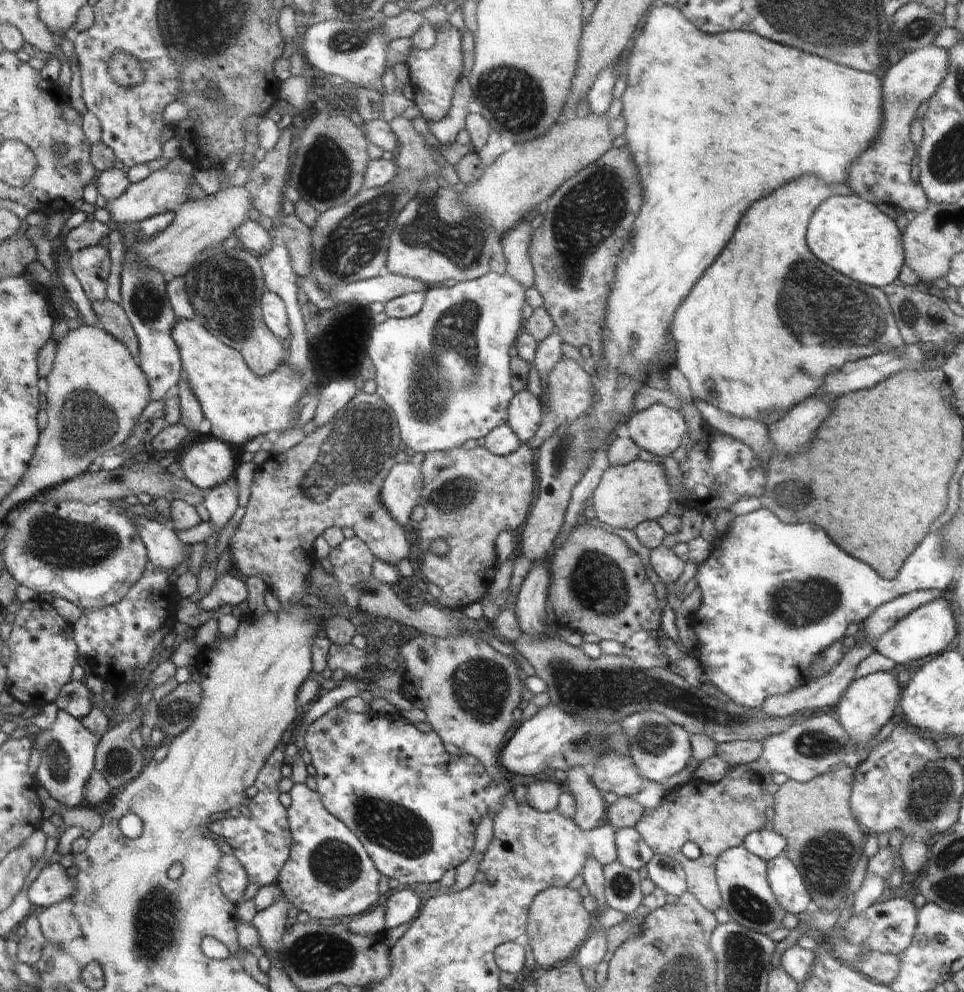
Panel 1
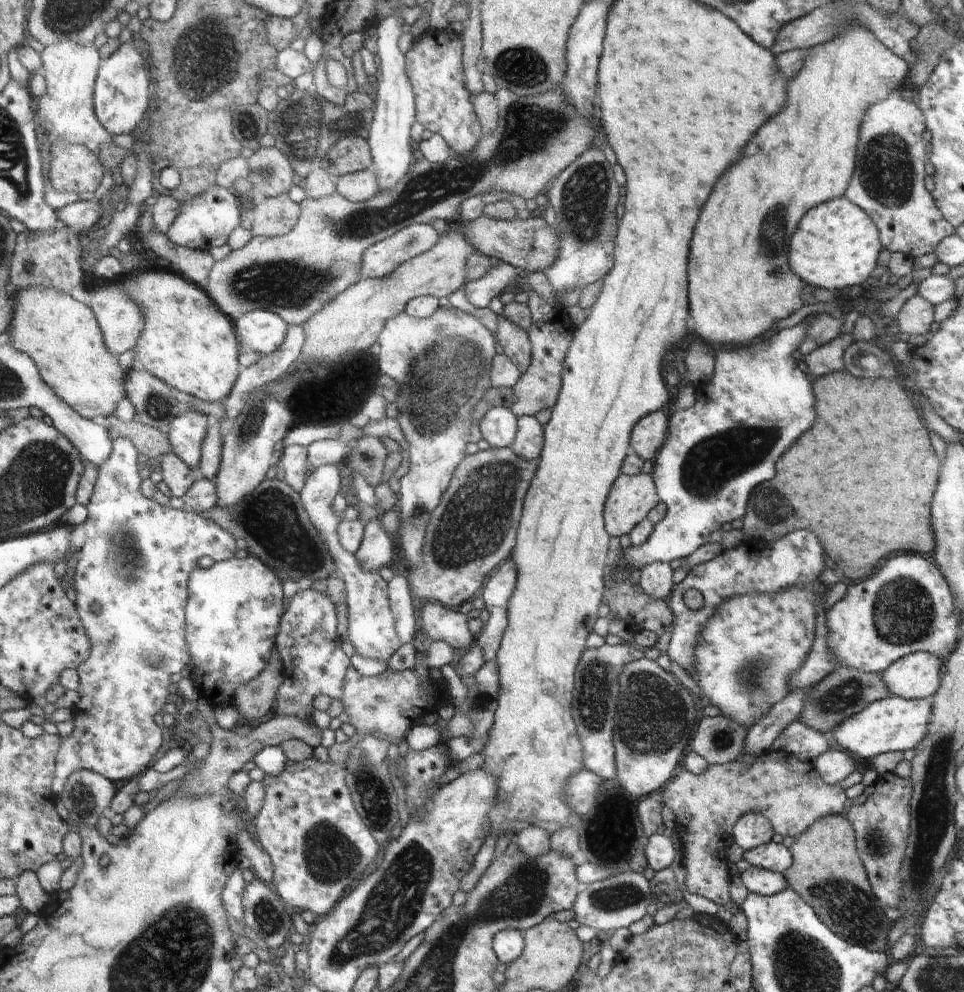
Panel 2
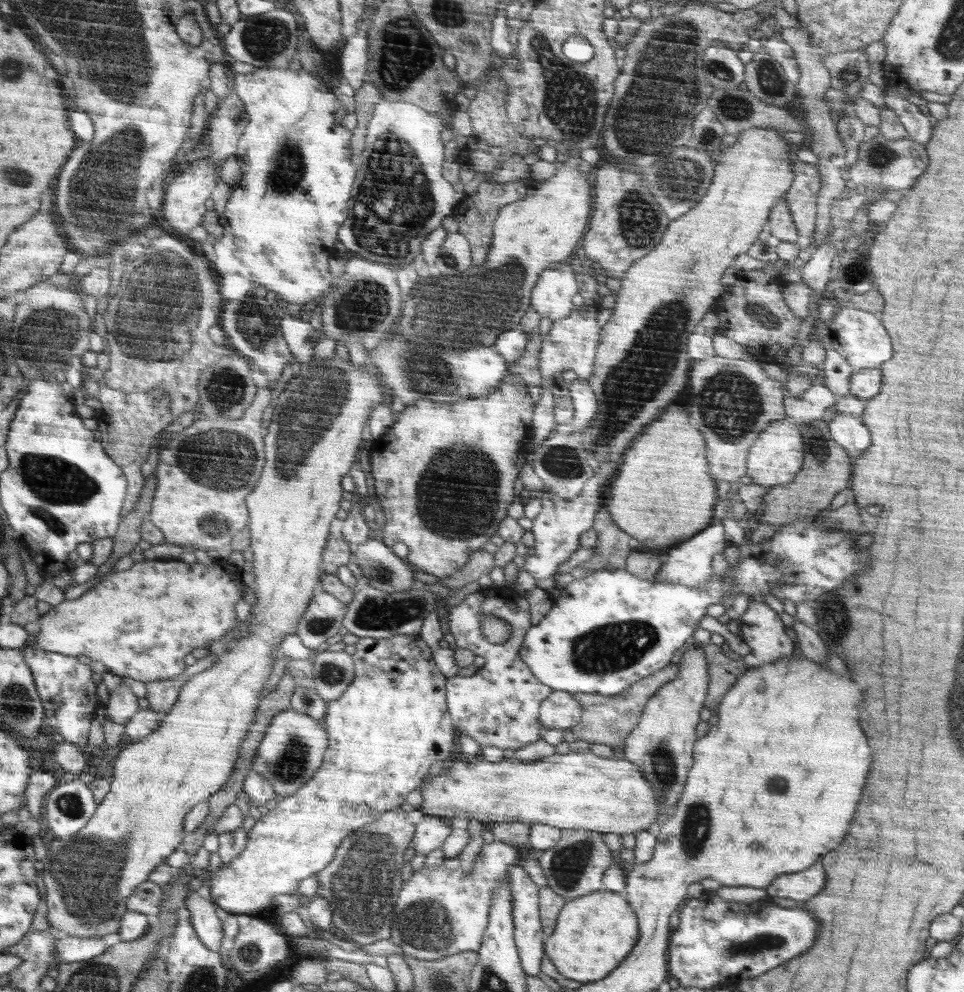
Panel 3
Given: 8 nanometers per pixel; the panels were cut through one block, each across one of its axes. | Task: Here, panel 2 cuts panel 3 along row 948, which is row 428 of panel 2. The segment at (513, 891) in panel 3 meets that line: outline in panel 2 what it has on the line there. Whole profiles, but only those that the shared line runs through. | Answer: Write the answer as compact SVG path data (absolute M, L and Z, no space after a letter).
M518 416L517 432L511 445L514 453L525 460L539 461L545 447L545 428L535 416Z

